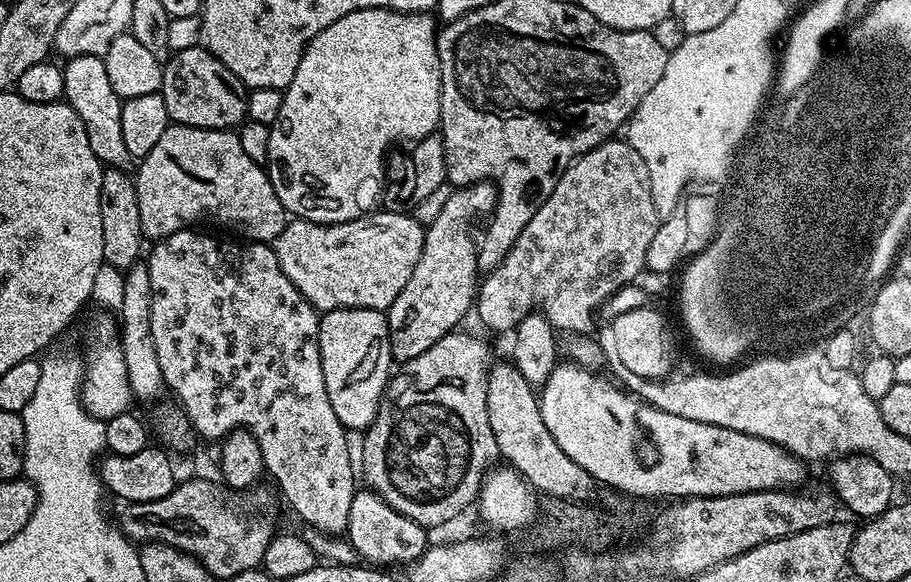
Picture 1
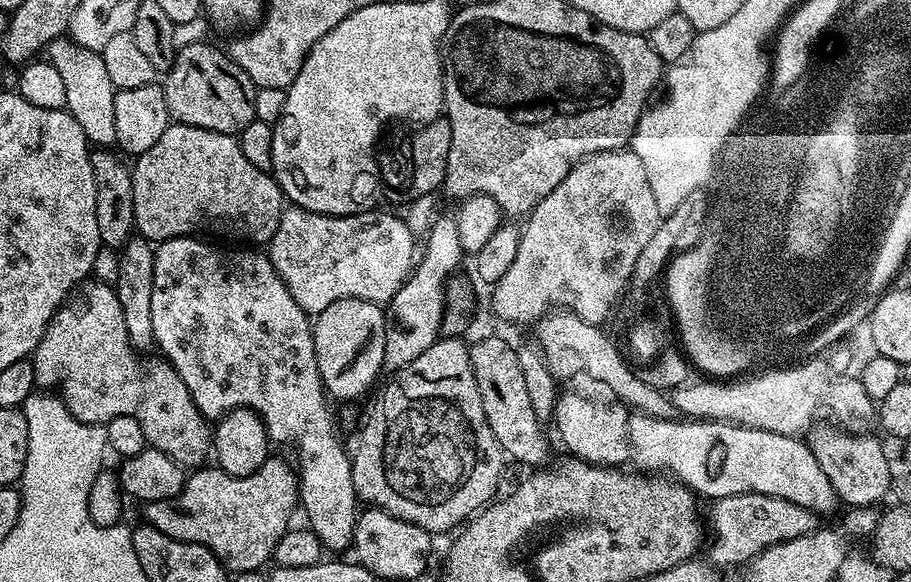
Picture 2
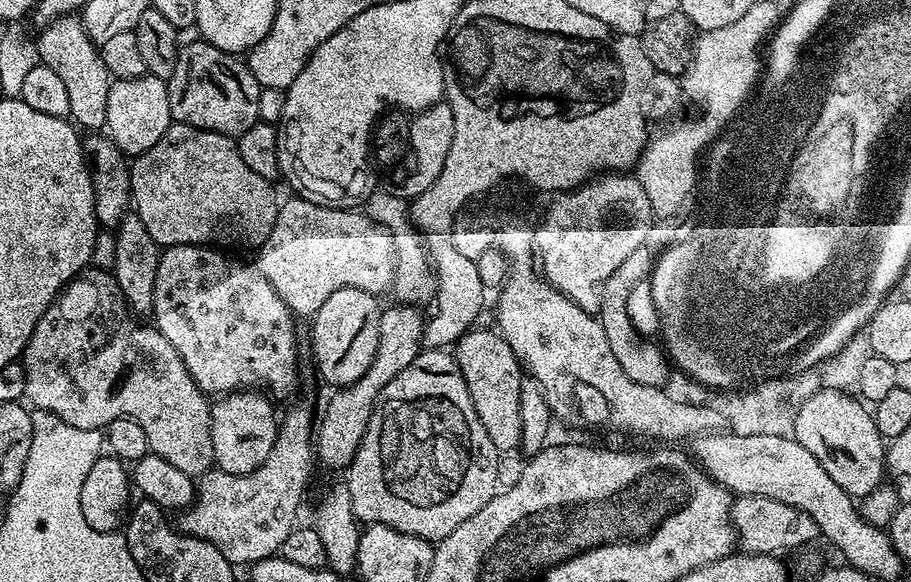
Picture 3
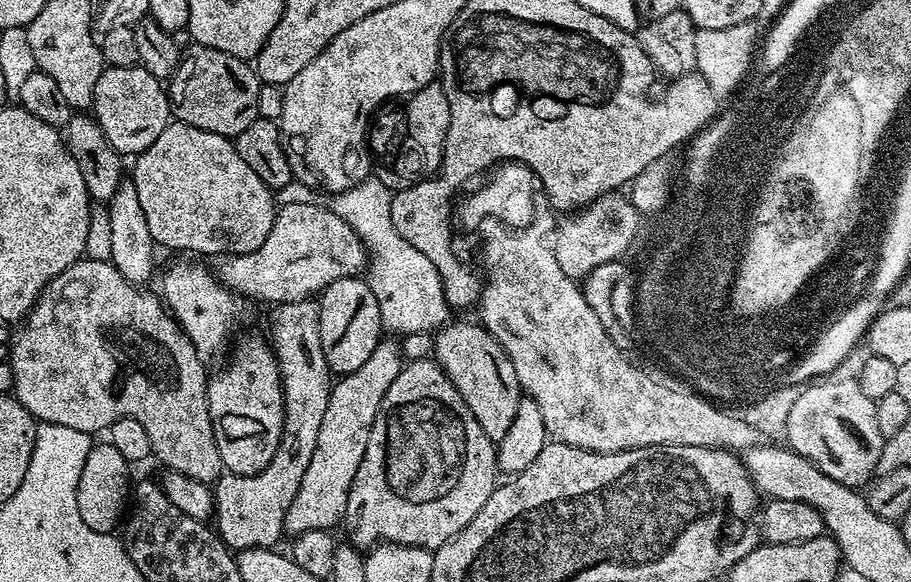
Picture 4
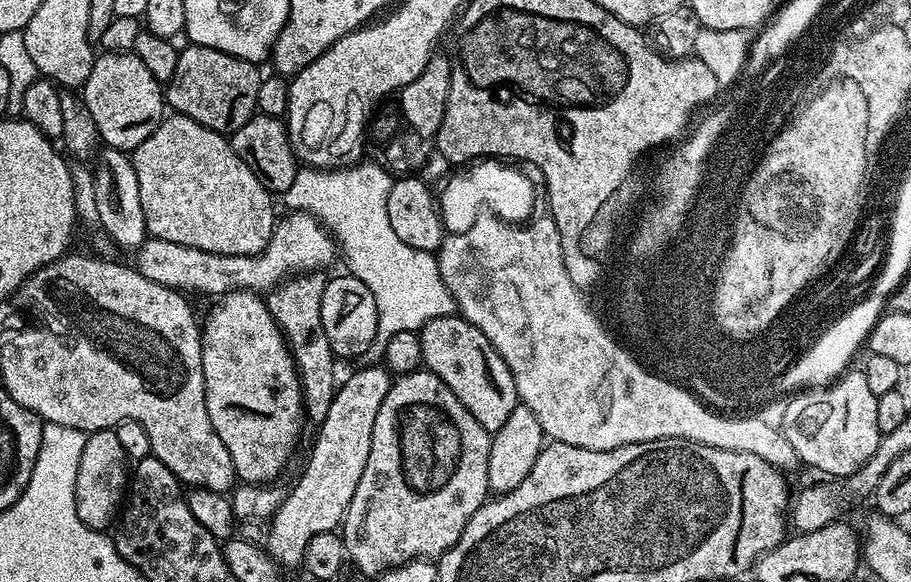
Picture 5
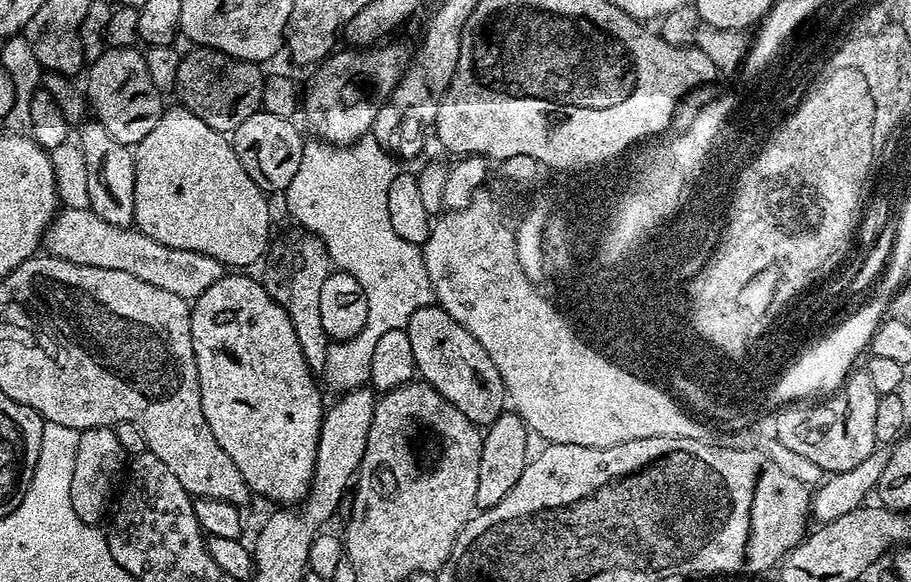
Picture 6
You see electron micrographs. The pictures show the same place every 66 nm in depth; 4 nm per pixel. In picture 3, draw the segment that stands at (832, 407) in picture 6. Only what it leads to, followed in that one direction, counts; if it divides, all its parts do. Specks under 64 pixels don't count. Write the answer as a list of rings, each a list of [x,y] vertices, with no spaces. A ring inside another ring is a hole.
[[[821,388],[806,398],[793,418],[791,435],[822,462],[822,470],[826,470],[842,490],[854,498],[862,498],[885,479],[886,441],[880,435],[872,412],[855,395],[848,394],[838,388]]]

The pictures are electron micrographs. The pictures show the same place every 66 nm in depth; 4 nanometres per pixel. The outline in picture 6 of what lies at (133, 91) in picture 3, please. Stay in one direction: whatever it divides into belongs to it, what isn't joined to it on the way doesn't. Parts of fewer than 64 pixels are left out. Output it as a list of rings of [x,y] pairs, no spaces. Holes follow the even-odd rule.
[[[108,46],[96,61],[90,64],[87,69],[88,80],[87,103],[91,111],[96,111],[95,119],[110,133],[119,144],[135,146],[154,128],[160,120],[160,113],[165,111],[166,104],[163,104],[162,93],[154,86],[150,78],[150,70],[146,70],[146,58],[143,51],[136,46]]]

